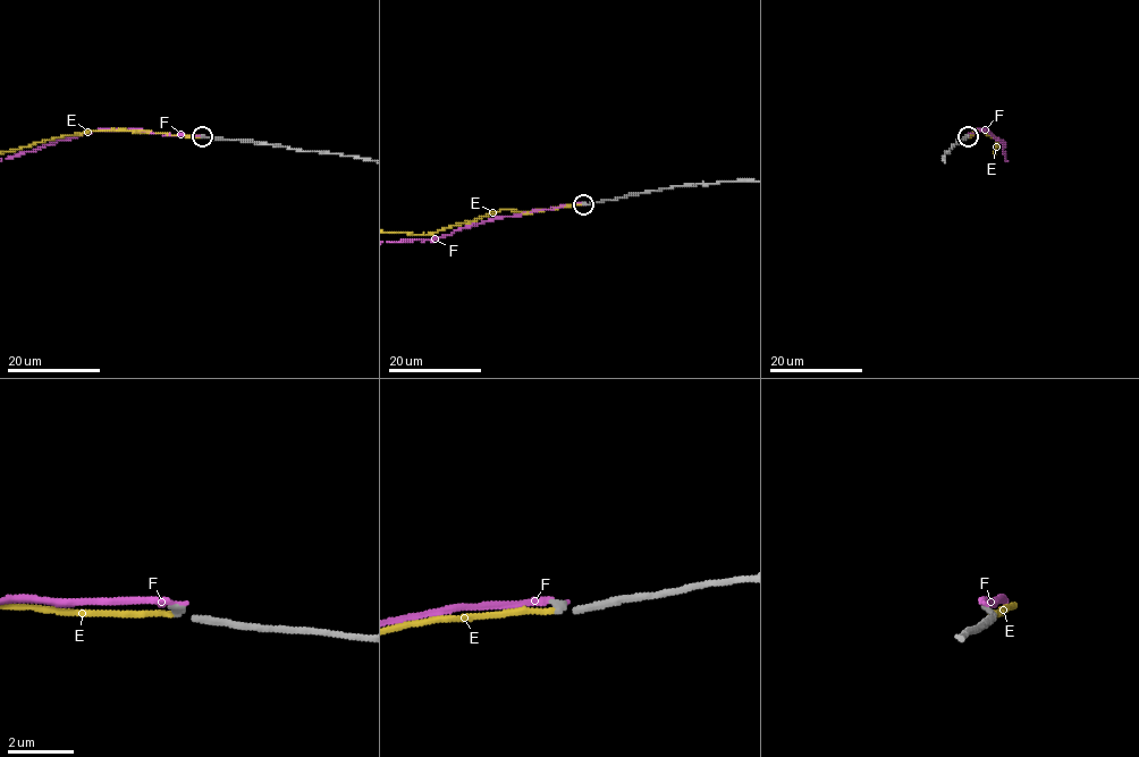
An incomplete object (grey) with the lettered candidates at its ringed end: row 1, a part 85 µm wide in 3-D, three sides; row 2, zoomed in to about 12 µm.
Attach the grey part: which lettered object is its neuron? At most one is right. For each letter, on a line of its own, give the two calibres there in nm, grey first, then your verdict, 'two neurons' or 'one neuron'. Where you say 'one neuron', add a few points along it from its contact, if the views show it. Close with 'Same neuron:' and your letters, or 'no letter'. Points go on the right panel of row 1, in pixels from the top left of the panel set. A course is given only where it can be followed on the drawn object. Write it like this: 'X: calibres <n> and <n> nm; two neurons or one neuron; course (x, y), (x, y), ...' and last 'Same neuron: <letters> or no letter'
E: calibres 200 and 170 nm; one neuron
F: calibres 200 and 220 nm; two neurons
Same neuron: E

